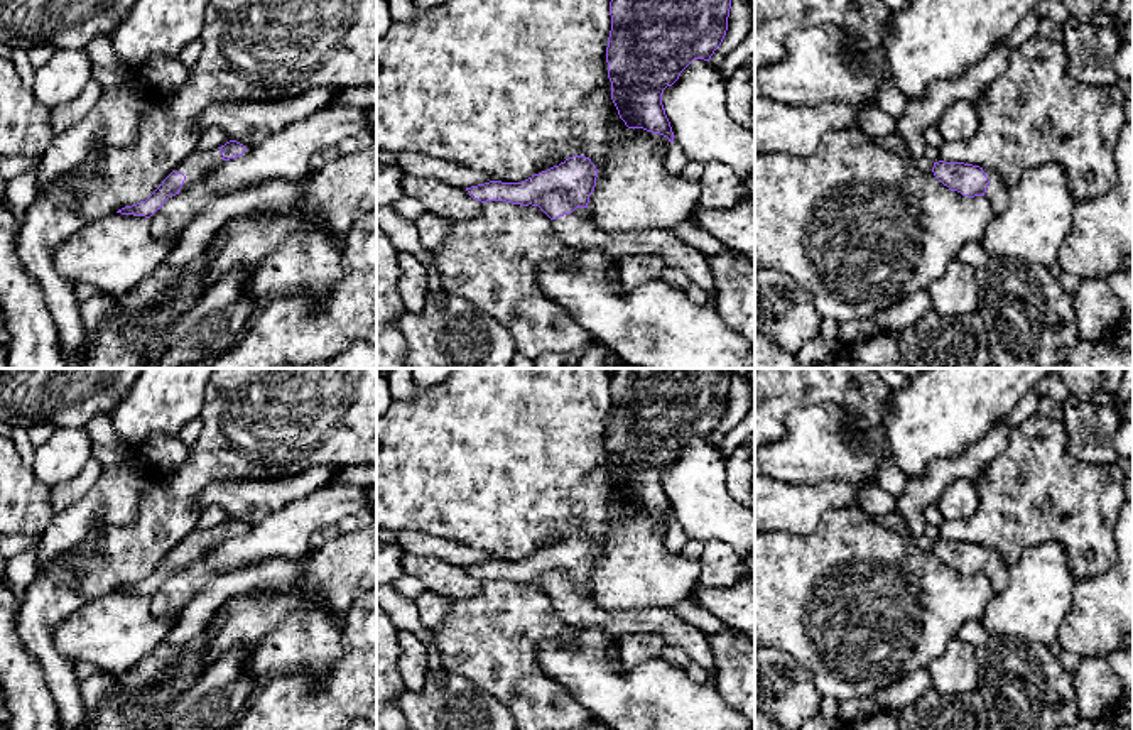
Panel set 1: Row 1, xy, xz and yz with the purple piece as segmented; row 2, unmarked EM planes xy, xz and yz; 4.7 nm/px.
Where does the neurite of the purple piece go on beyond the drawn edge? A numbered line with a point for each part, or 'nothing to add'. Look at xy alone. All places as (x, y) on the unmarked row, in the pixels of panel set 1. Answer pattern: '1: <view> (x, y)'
1: xy (201, 541)

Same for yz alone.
1: yz (997, 572)

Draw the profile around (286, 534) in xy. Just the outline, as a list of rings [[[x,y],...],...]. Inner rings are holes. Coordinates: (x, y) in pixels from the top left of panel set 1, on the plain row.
[[[331,483],[294,500],[260,524],[248,526],[243,534],[225,539],[184,571],[171,575],[150,595],[152,612],[159,617],[177,615],[221,575],[307,556],[319,529],[368,509],[366,487],[350,483]]]

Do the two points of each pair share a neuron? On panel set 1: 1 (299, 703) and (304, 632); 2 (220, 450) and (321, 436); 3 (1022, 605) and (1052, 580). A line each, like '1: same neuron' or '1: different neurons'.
1: different neurons
2: same neuron
3: same neuron

